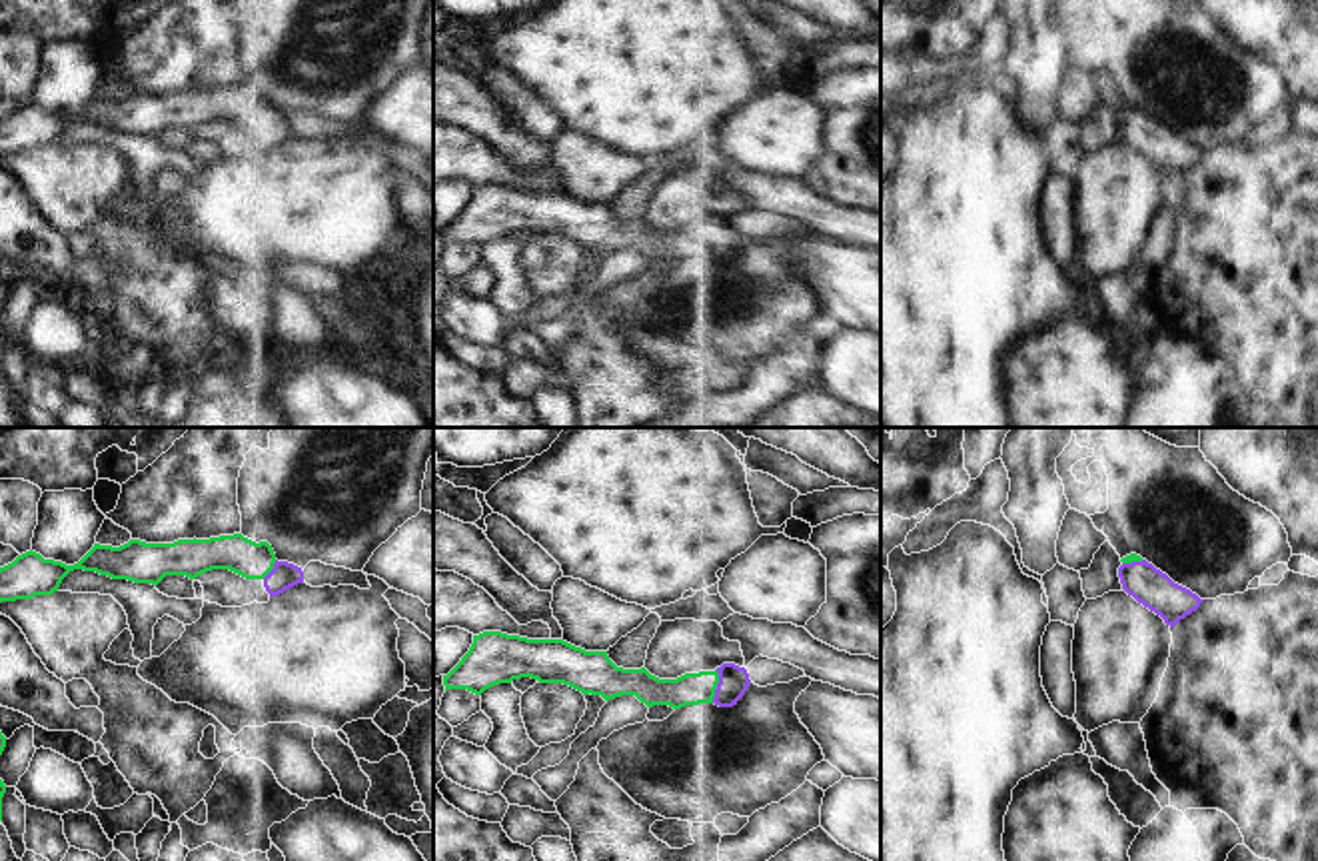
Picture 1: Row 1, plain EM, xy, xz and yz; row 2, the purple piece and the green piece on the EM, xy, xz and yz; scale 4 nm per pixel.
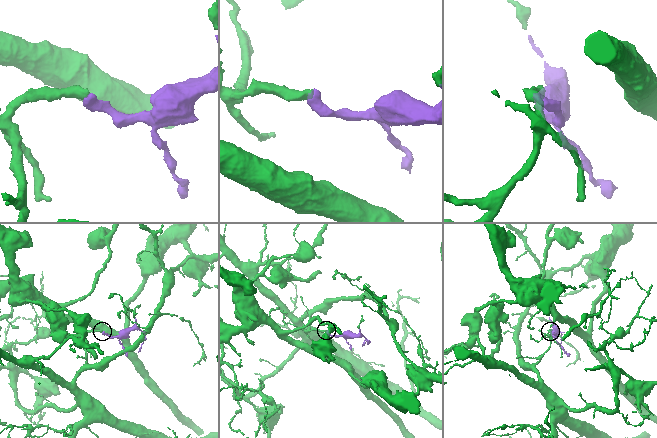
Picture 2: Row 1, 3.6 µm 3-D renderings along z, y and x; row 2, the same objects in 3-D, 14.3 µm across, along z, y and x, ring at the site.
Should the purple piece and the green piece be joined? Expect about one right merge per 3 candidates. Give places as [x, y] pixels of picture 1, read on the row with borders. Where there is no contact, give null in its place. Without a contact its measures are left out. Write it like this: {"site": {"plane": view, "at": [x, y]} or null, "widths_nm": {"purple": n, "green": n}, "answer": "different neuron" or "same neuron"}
{"site": {"plane": "xz", "at": [717, 686]}, "widths_nm": {"purple": 120, "green": 130}, "answer": "same neuron"}

